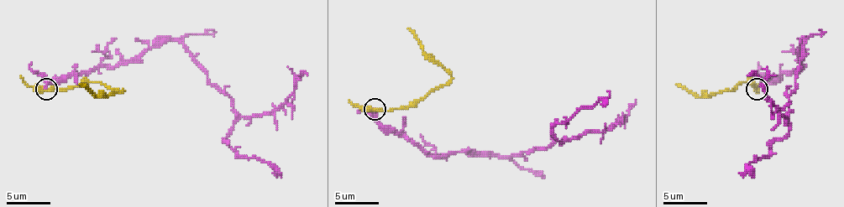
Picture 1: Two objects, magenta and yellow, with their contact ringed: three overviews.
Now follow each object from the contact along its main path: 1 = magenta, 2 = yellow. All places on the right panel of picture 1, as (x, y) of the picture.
1: (756, 88), (804, 67), (804, 40), (788, 99), (788, 131), (739, 173)
2: (756, 88), (750, 82), (699, 97), (676, 84)

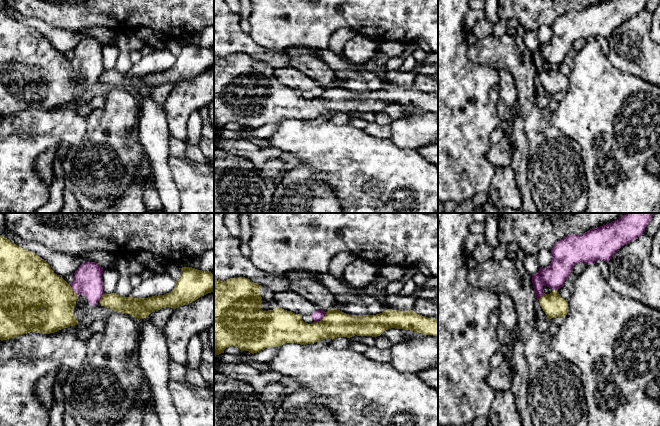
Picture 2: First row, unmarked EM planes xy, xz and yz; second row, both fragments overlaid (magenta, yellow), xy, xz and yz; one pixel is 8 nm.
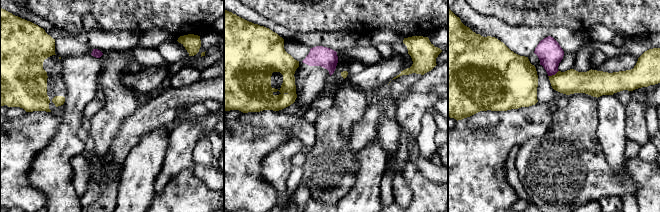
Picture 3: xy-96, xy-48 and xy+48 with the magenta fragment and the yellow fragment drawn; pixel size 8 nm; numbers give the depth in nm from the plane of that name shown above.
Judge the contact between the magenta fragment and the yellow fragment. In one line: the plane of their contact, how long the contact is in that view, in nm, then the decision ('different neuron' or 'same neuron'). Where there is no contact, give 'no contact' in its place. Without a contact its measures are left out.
meets magenta in xz; contact 130 nm long; different neuron

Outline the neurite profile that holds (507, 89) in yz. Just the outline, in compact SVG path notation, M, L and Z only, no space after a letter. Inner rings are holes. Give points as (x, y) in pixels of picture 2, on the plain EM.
M505 70L498 71L499 76L499 98L509 107L518 101L518 93L513 75Z

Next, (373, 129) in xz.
M375 122L369 123L363 130L371 136L384 139L390 139L392 134L391 125L380 126Z

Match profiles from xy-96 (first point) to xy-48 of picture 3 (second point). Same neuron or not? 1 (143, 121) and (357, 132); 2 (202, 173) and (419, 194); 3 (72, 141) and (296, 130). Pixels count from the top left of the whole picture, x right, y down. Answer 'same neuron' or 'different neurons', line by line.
1: same neuron
2: different neurons
3: different neurons

